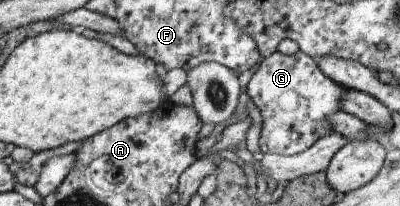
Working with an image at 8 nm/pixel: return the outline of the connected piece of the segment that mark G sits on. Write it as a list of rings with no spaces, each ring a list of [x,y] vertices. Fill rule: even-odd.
[[[302,50],[287,56],[279,51],[265,58],[249,81],[248,92],[262,117],[258,145],[263,154],[293,156],[330,135],[332,115],[340,111],[346,89],[330,79],[312,56]]]

